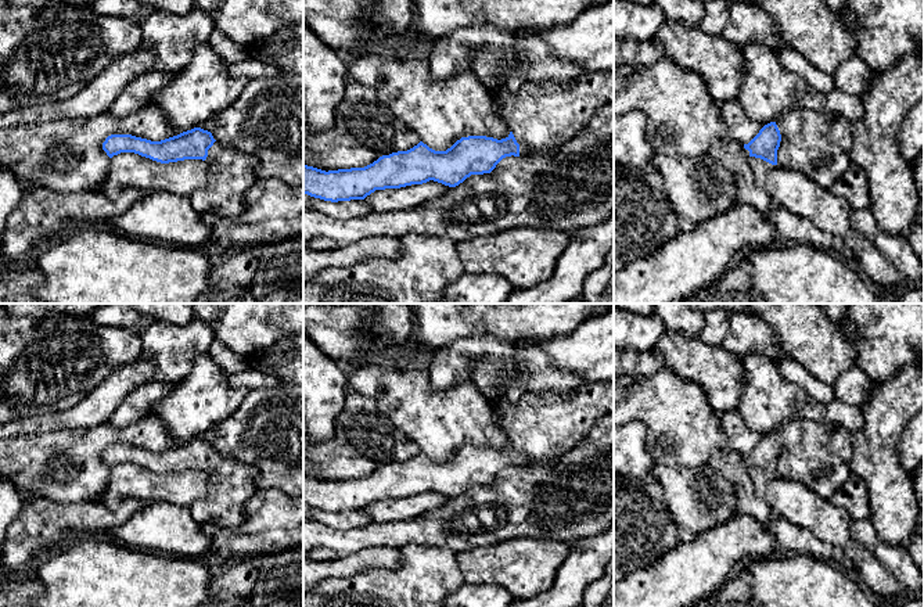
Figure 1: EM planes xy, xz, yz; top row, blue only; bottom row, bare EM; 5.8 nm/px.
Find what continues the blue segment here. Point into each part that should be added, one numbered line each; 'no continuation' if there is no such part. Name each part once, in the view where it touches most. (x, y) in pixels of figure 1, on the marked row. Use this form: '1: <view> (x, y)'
1: xz (540, 115)

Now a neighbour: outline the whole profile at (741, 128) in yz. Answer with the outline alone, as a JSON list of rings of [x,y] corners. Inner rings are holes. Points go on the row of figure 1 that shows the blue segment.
[[[737,98],[718,103],[727,137],[748,144],[763,127],[759,122],[749,118]]]

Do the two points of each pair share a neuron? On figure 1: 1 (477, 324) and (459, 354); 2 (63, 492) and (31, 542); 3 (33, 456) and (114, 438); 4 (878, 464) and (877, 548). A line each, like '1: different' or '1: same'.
1: different
2: different
3: same
4: different

